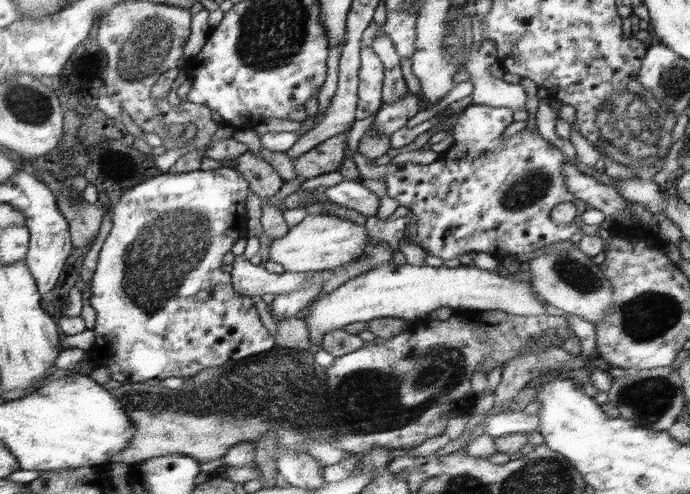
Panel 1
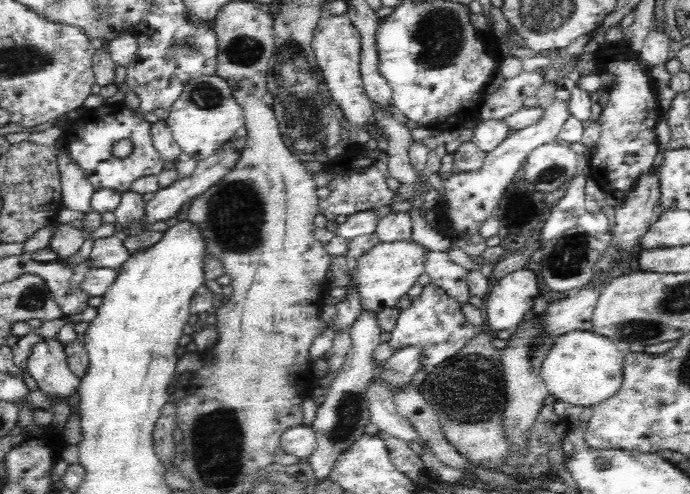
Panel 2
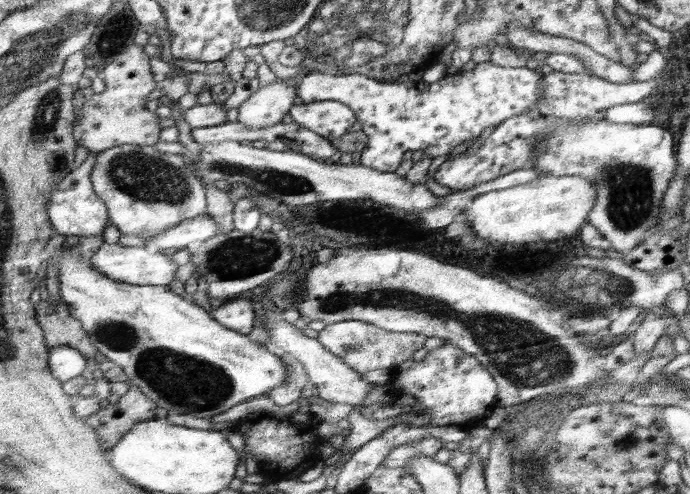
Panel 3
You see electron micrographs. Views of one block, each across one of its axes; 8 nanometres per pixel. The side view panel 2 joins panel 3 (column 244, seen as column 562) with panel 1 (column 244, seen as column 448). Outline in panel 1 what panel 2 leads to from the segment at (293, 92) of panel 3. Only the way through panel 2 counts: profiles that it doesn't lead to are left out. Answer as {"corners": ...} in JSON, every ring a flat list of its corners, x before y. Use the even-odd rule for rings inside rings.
{"corners":[[228,167,216,168,216,170,194,170,184,174,160,174,154,176,154,180,144,180,136,184,134,188,126,190,114,202,110,210,113,220,112,228,108,232,107,238,100,248,98,256,98,266,91,284,90,304,96,311,96,322,92,332,95,334,95,341,86,350,86,358,92,360,94,368,105,366,112,373,112,379,118,380,123,384,128,383,150,383,154,380,162,381,167,378,189,379,200,370,213,366,226,365,230,361,239,361,254,354,268,352,275,348,275,338,264,327,260,315,256,311,255,301,257,299,236,294,235,284,230,282,228,272,222,270,222,256,234,246,238,238,246,236,244,222,246,222,246,200,248,200,248,182,246,178]]}

